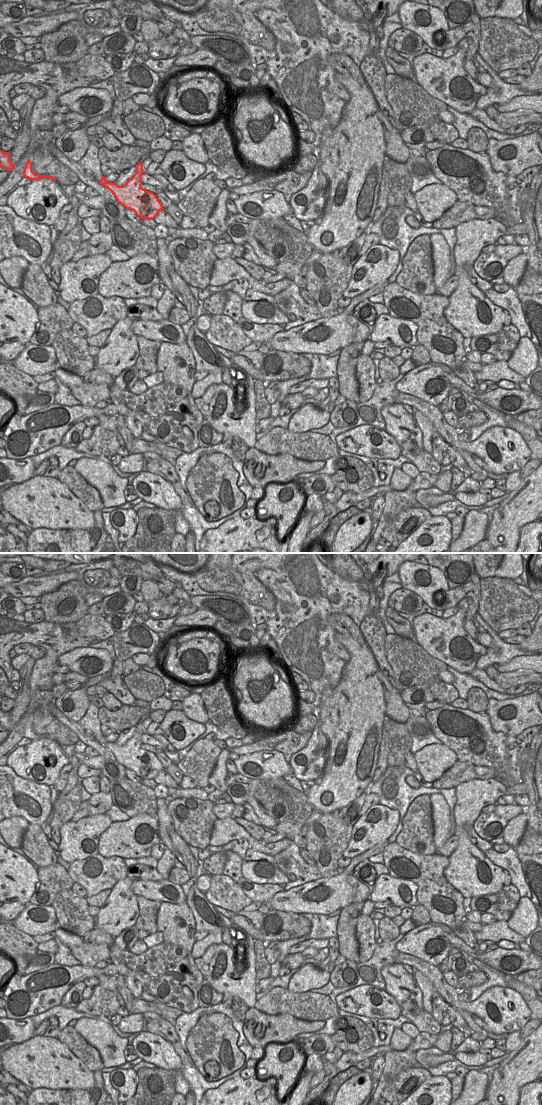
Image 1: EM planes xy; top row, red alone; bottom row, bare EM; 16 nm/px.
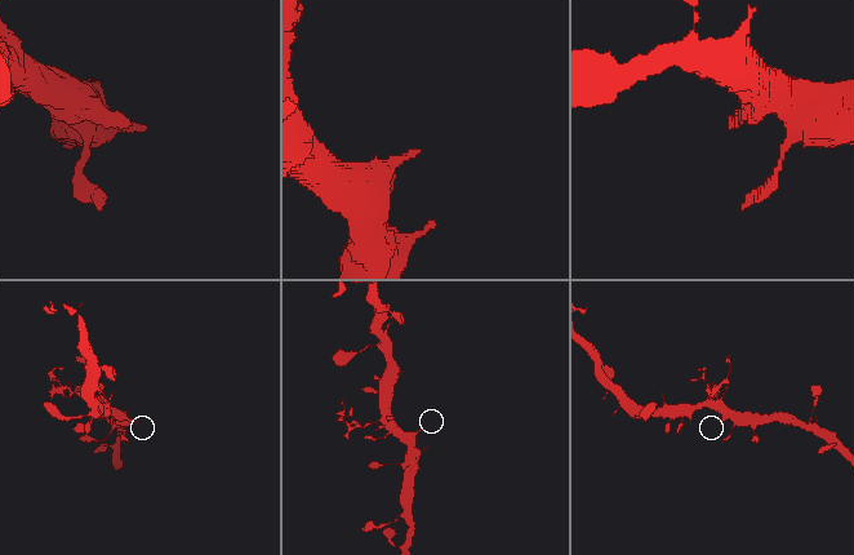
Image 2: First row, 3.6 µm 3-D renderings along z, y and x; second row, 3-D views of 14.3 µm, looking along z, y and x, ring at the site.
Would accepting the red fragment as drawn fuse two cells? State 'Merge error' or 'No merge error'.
Merge error

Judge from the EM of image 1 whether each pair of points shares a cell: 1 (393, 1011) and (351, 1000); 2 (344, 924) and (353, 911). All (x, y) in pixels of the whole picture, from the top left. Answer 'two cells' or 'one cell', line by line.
1: one cell
2: one cell

